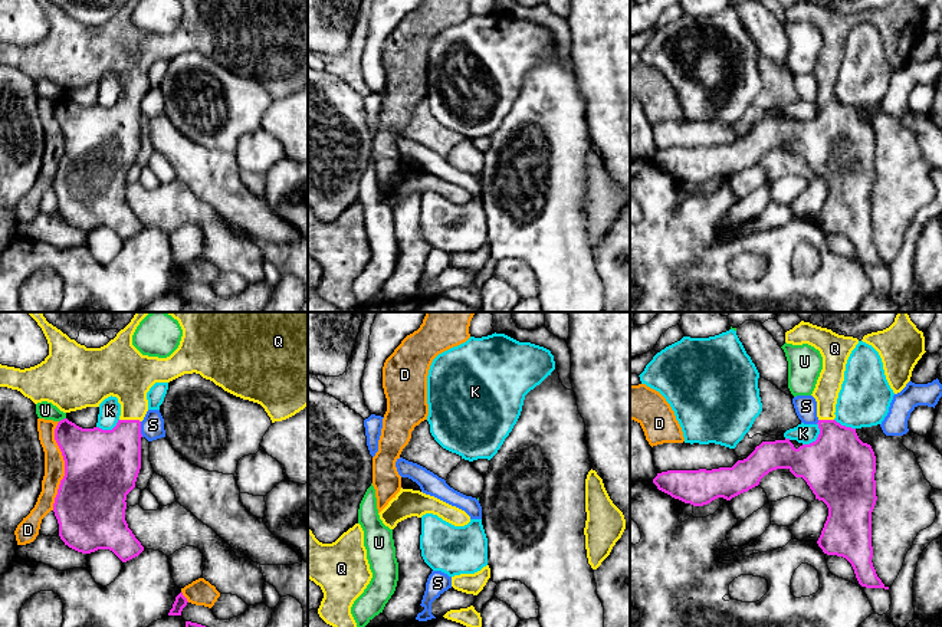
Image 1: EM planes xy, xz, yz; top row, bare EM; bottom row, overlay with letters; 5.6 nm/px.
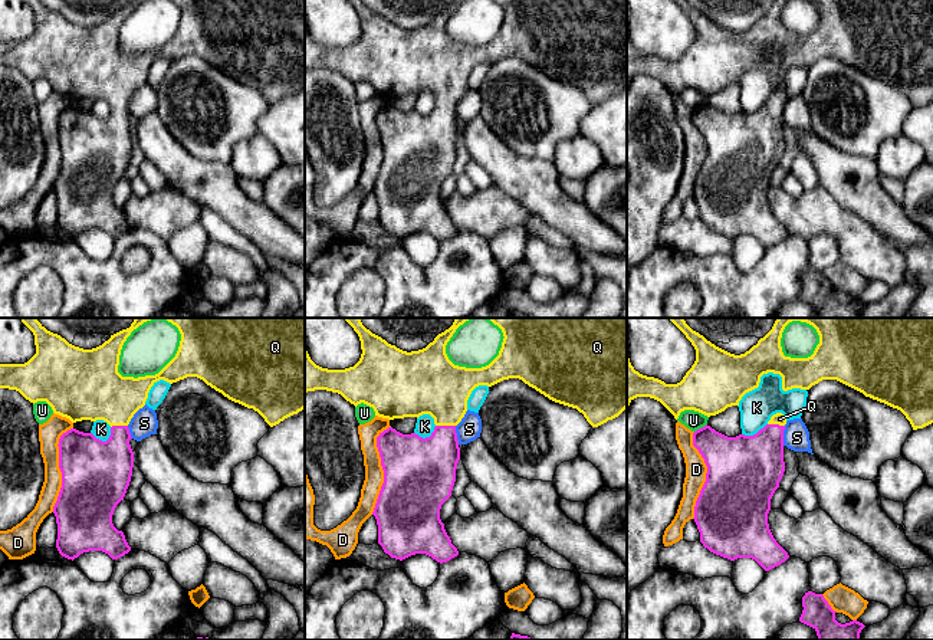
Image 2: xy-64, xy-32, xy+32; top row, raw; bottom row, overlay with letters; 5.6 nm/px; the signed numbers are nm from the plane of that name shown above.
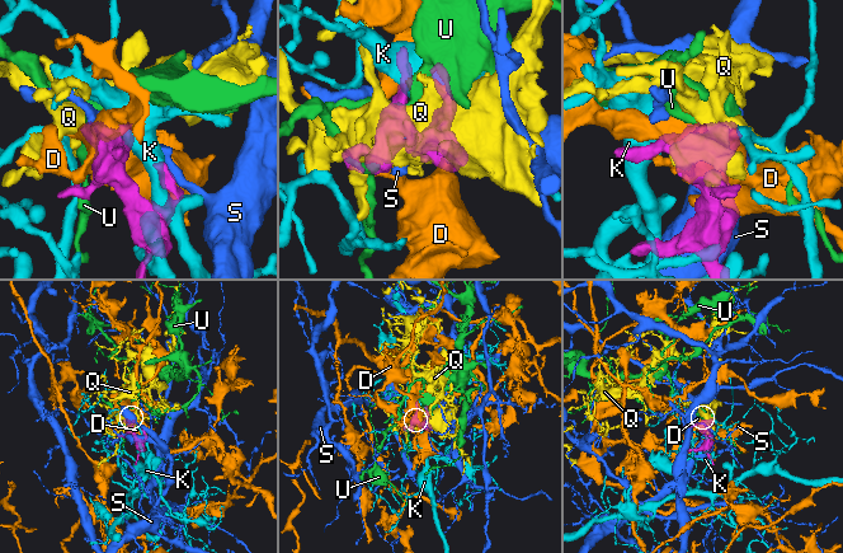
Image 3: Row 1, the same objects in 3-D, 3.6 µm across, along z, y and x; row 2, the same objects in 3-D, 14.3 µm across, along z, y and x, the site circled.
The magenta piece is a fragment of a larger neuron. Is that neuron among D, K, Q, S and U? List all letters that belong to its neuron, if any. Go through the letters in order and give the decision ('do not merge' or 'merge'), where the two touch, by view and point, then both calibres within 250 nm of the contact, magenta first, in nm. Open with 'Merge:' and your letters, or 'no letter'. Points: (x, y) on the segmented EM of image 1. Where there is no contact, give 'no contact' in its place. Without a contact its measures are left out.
Merge: Q
D: do not merge; contact xy (65, 466); calibres 420 and 110 nm
K: do not merge; contact yz (817, 437); calibres 400 and 110 nm
Q: merge; contact xy (130, 420); calibres 340 and 280 nm
S: do not merge; contact xy (140, 429); calibres 360 and 130 nm
U: do not merge; contact xy (63, 419); calibres 300 and 100 nm

